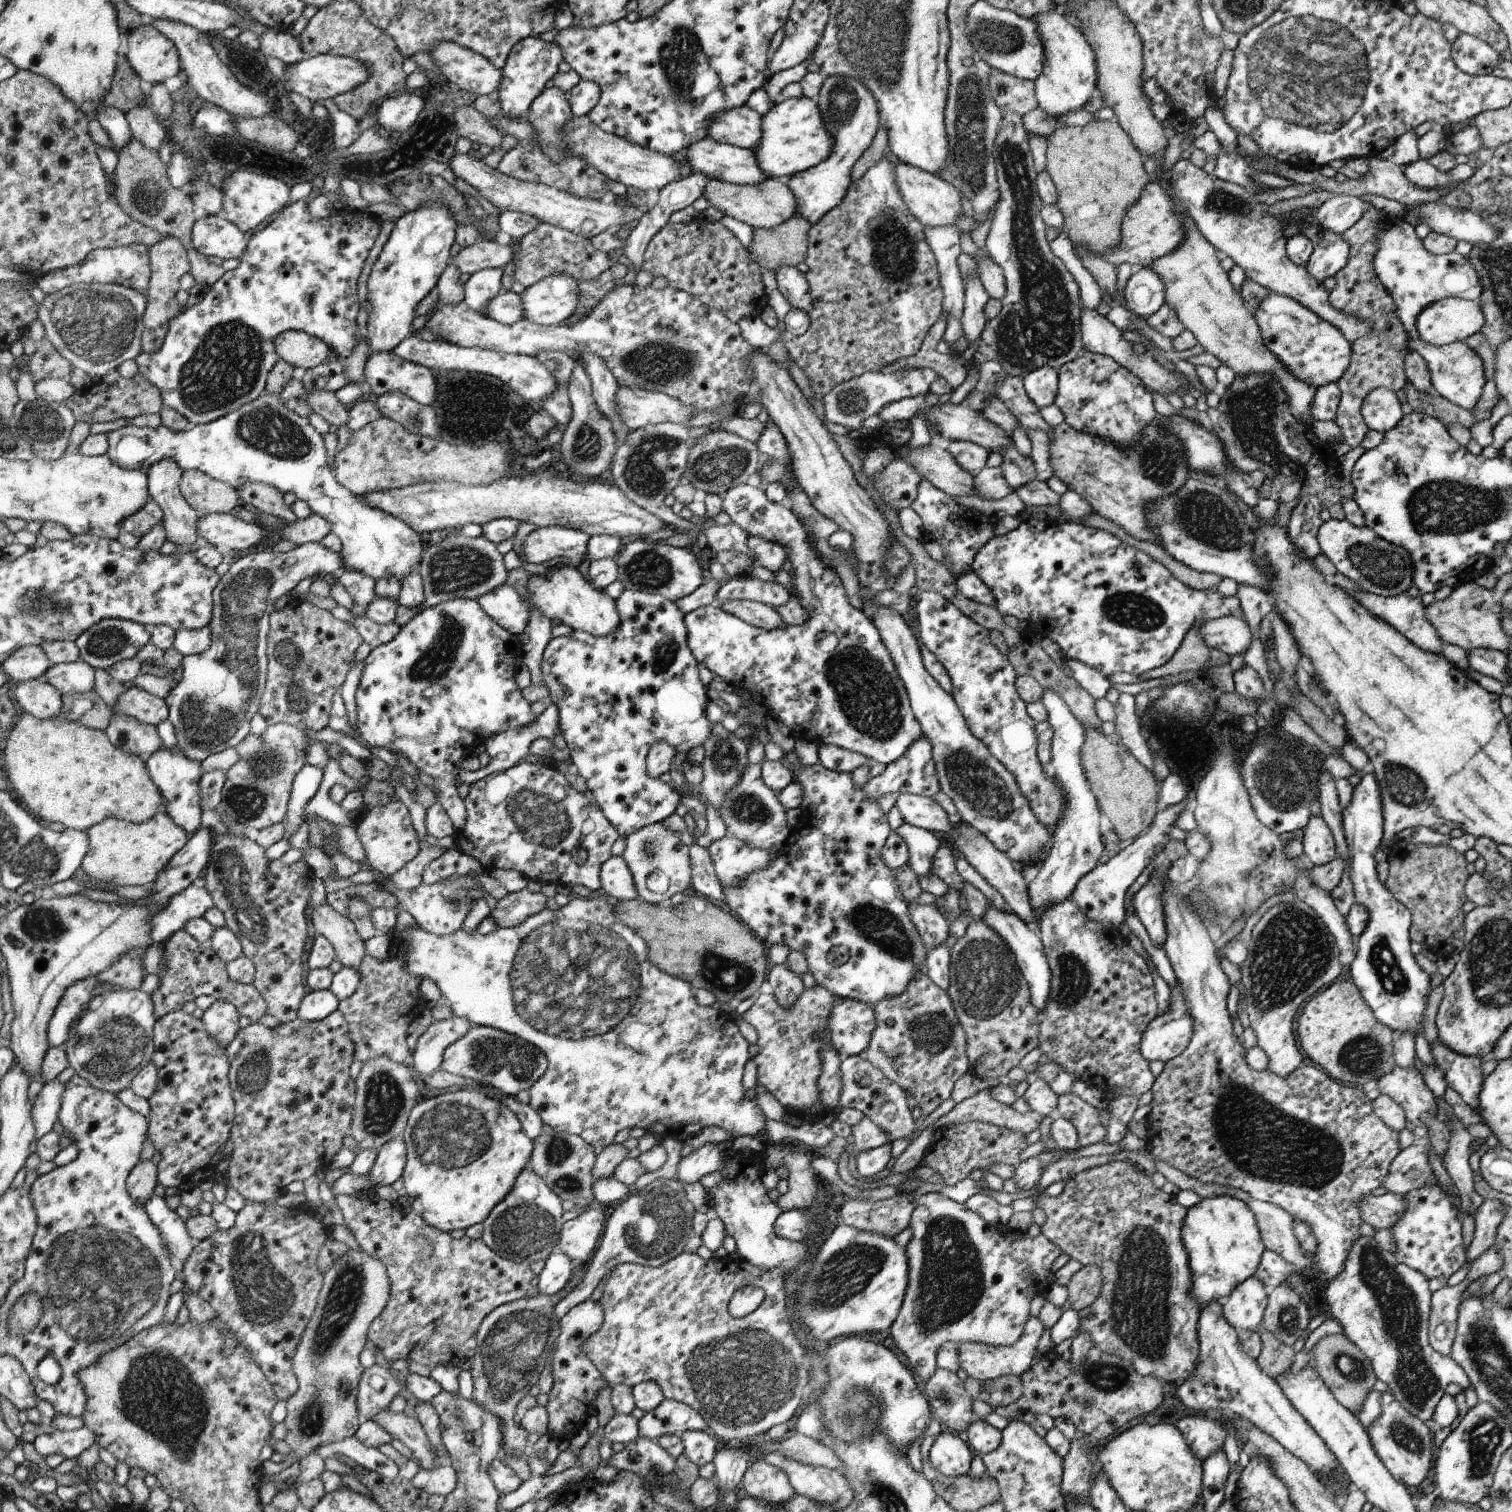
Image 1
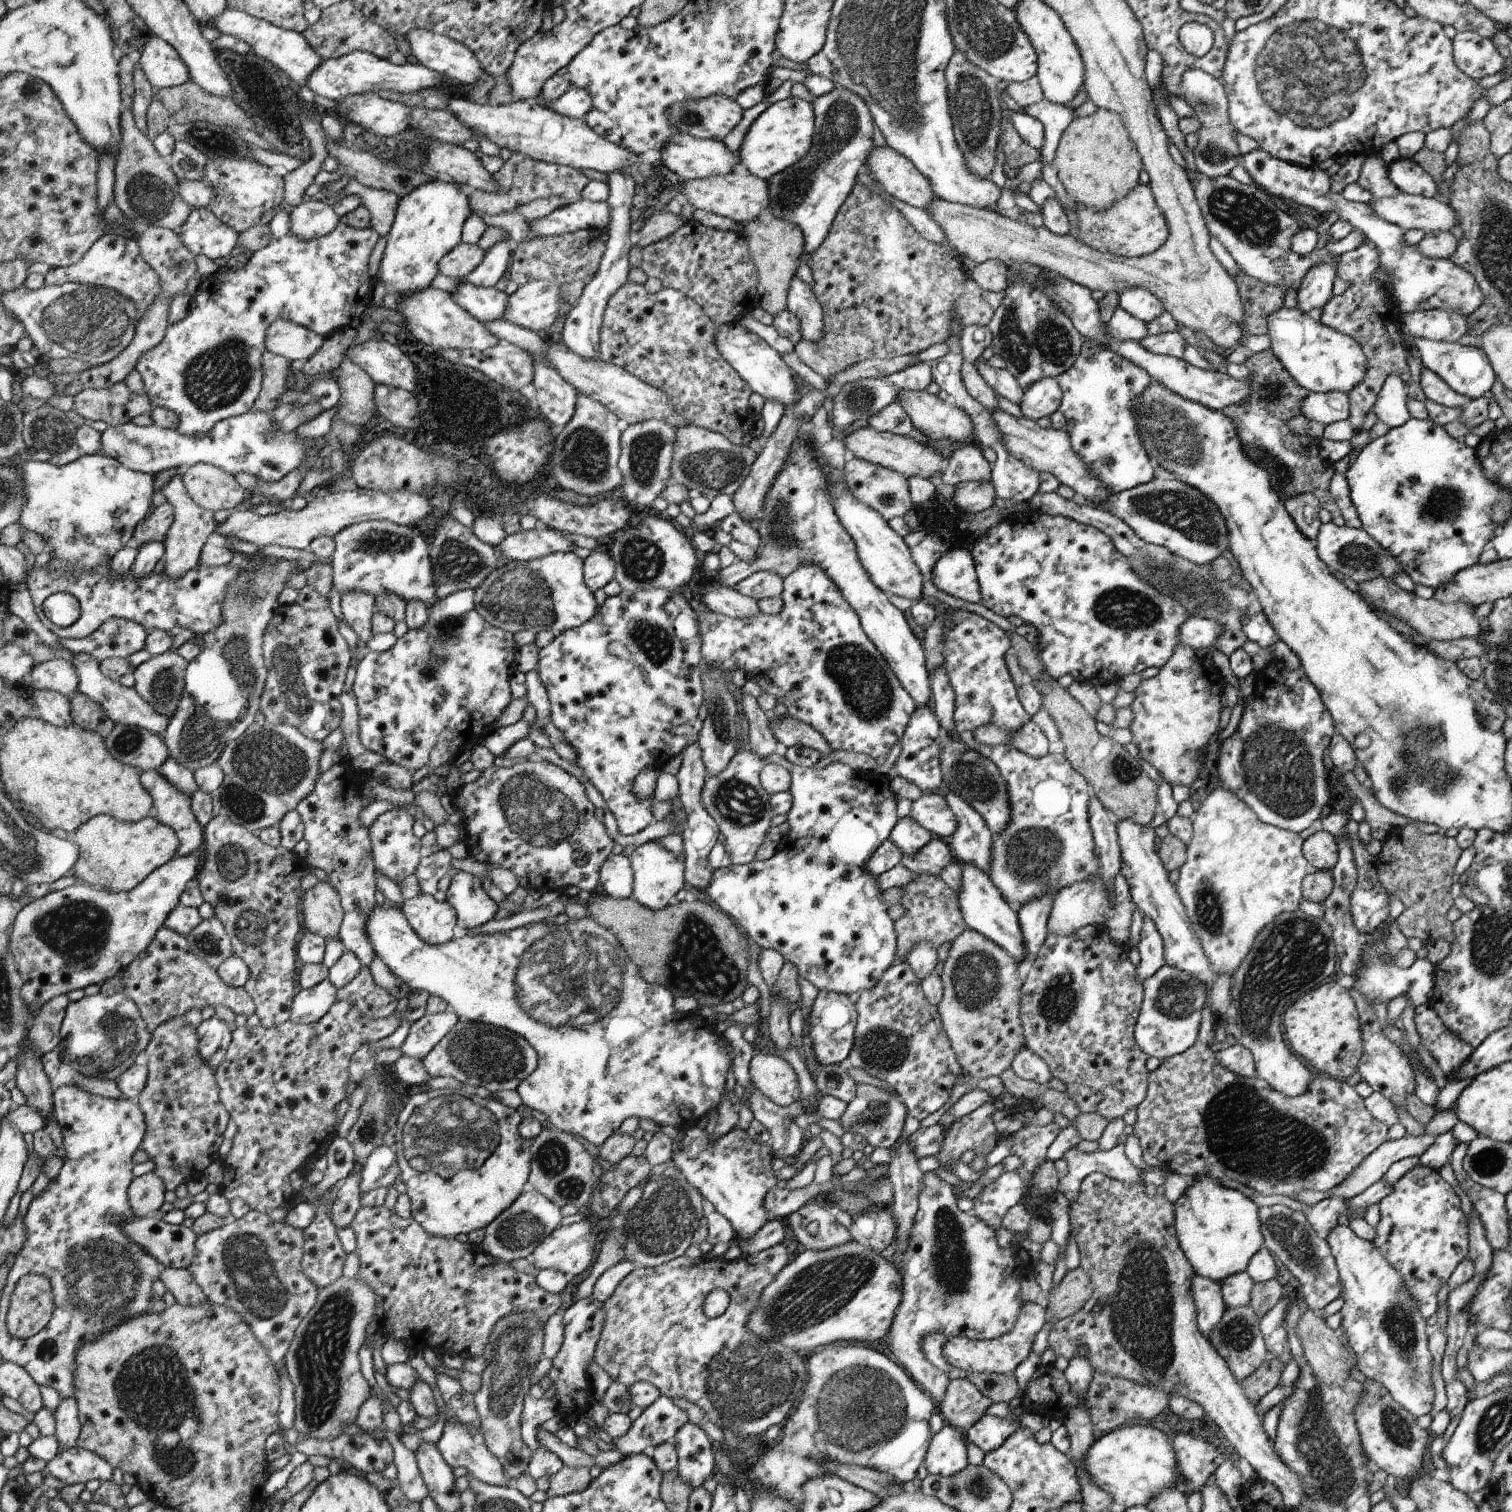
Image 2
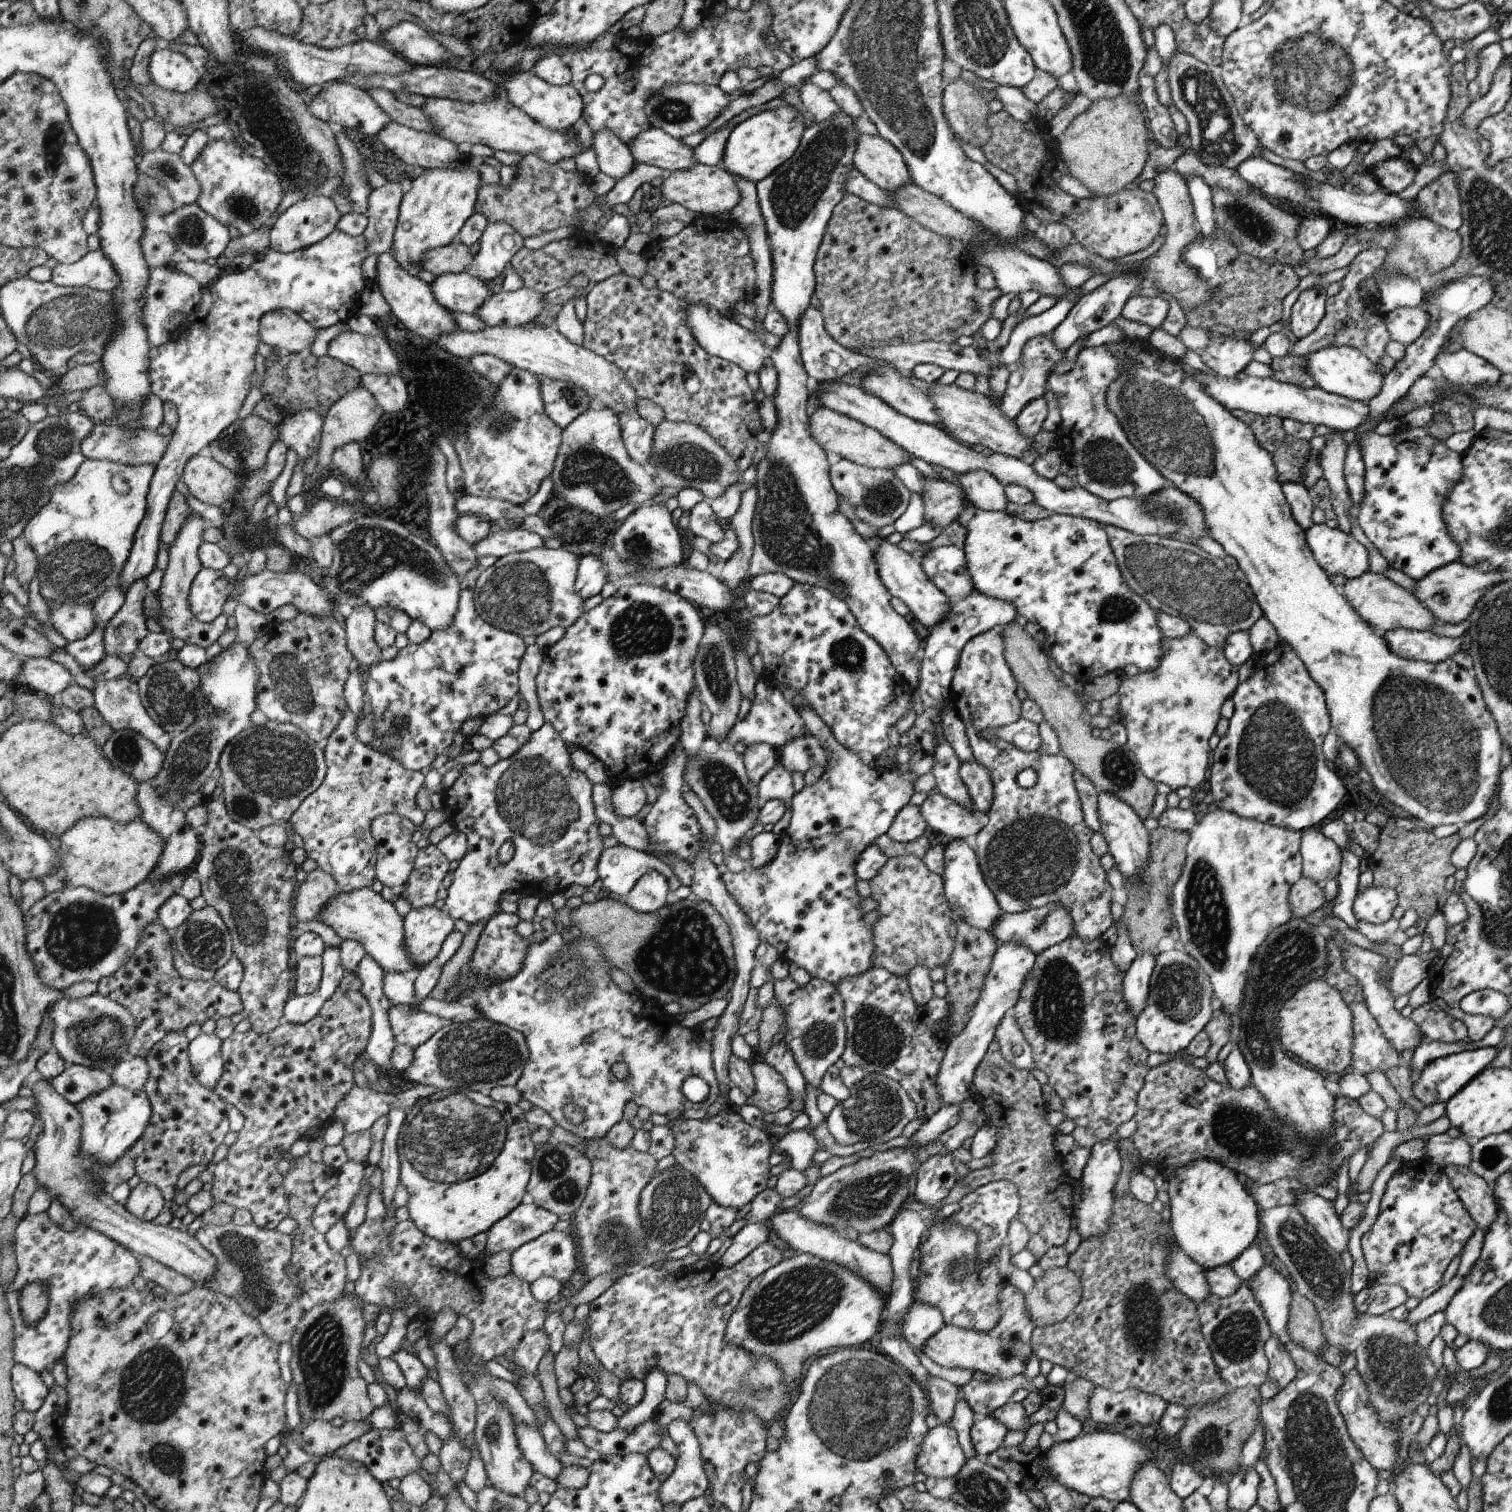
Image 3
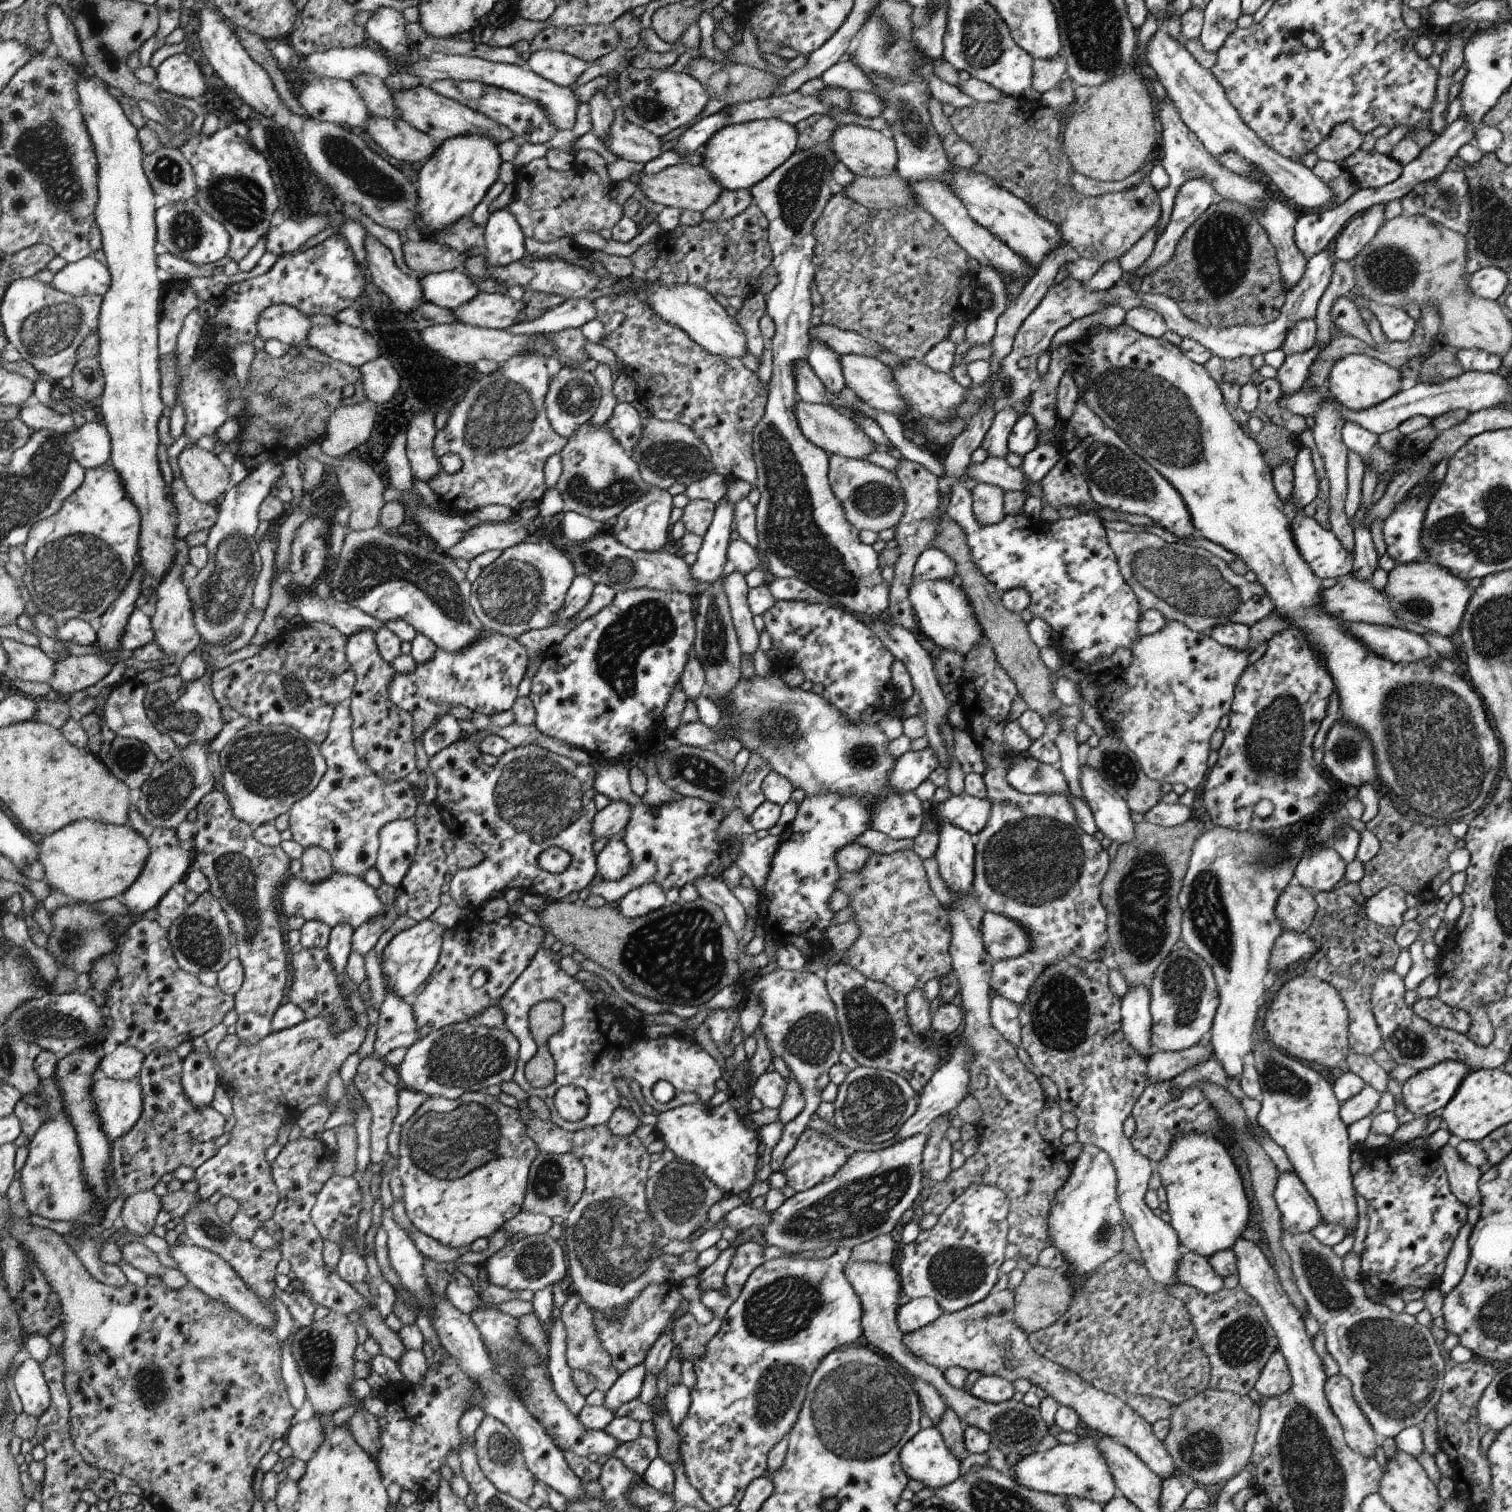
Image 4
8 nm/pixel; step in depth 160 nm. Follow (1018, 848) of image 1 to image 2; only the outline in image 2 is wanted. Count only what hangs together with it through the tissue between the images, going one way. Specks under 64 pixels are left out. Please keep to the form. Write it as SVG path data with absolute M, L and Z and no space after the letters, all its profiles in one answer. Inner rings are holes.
M800 442L792 447L788 462L770 486L760 516L755 521L760 534L760 548L755 549L756 558L739 561L719 570L717 582L720 586L734 587L759 571L771 571L780 576L794 572L800 564L818 564L839 586L840 592L859 614L863 630L894 670L904 689L914 698L918 706L933 704L928 668L924 666L924 648L912 634L904 614L891 604L890 596L872 584L868 572L860 564L855 540L847 532L832 508L832 497L828 496L828 482L822 466L812 458L812 446ZM947 734L946 738L946 744L940 748L940 768L944 789L952 790L954 794L967 800L968 804L982 816L988 830L993 835L1000 834L1010 822L1010 796L1004 778L992 760L968 748L959 737Z

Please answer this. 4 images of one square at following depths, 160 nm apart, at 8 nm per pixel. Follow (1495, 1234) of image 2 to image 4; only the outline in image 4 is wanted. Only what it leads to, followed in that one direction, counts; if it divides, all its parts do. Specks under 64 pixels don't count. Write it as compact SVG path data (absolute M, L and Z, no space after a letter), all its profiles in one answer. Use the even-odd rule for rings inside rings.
M1454 1141L1442 1147L1437 1155L1446 1170L1448 1183L1454 1196L1468 1209L1481 1210L1482 1196L1478 1189L1478 1182L1482 1176L1480 1169L1466 1164L1460 1158Z

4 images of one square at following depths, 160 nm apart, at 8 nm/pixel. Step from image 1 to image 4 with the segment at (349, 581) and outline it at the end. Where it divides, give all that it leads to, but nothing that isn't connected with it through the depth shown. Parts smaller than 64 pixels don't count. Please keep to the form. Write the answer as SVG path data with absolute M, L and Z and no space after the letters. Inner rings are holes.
M362 630L347 637L347 660L351 662L355 672L355 687L351 702L352 721L354 722L354 746L360 760L368 762L368 766L382 780L401 780L416 768L414 717L412 713L402 710L390 702L388 686L394 678L394 670L390 663L379 655L375 644L375 633Z

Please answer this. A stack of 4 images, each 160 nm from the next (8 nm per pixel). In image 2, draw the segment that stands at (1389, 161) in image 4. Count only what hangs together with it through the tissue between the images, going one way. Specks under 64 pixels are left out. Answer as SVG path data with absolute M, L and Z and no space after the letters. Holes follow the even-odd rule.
M1400 158L1388 164L1388 178L1401 193L1424 197L1438 194L1438 186L1432 176L1412 159Z

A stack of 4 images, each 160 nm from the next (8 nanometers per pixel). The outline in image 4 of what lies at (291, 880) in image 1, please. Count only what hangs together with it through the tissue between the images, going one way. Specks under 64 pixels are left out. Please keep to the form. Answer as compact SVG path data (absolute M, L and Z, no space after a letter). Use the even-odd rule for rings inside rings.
M213 791L204 796L197 808L192 851L194 862L198 862L200 871L208 878L208 892L220 902L227 915L235 938L236 957L246 974L243 987L235 995L238 1016L235 1026L240 1040L250 1045L273 1033L272 1020L288 980L286 944L272 902L278 898L278 888L290 872L290 860L282 848L260 844L252 836L250 826L232 814L230 804L222 792Z

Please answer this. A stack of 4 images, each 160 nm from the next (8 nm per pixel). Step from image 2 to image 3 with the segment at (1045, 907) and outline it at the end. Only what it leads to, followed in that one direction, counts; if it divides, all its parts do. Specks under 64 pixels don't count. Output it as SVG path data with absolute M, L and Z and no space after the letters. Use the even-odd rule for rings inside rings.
M1004 942L999 945L990 972L984 980L984 988L980 992L977 1005L974 1006L966 1028L952 1037L947 1052L942 1060L938 1076L936 1078L936 1088L940 1094L943 1106L950 1104L961 1105L968 1098L974 1095L973 1081L976 1068L984 1059L990 1044L995 1041L995 1031L1000 1020L1005 1014L1012 1011L1018 1001L1020 990L1024 987L1026 978L1030 970L1034 967L1036 954L1030 950L1030 946L1022 946L1018 942Z

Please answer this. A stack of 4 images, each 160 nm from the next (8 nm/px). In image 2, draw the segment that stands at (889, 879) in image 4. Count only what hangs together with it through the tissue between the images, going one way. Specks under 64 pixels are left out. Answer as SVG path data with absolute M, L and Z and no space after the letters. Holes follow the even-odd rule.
M920 874L916 880L908 882L902 887L904 896L899 901L906 912L899 920L896 920L896 936L898 936L898 950L896 950L896 963L906 963L908 954L918 942L932 942L934 948L939 948L946 942L953 942L965 929L966 920L960 912L960 900L958 894L941 880L939 876Z

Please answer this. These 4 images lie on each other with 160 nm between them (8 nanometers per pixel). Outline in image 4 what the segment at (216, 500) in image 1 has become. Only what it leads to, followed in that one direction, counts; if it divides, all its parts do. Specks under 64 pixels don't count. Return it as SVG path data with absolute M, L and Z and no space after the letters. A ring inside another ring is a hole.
M197 445L185 448L178 456L178 466L185 486L198 501L210 504L225 494L230 474L212 452Z

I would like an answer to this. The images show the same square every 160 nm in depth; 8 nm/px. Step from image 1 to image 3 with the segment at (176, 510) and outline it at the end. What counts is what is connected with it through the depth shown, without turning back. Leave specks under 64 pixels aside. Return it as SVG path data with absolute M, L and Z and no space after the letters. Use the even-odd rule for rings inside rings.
M194 512L186 518L186 522L182 524L176 540L168 548L170 560L168 561L166 570L164 570L162 586L157 591L158 597L160 598L160 610L162 610L162 614L160 614L157 623L161 626L164 634L170 640L180 638L180 640L184 641L185 645L197 645L204 649L207 649L214 642L217 642L220 636L226 632L228 620L228 617L222 614L213 623L204 624L204 622L196 620L196 617L192 614L190 604L188 604L191 583L203 568L203 564L199 558L199 550L204 542L203 533L209 525L209 522L206 522L200 514Z

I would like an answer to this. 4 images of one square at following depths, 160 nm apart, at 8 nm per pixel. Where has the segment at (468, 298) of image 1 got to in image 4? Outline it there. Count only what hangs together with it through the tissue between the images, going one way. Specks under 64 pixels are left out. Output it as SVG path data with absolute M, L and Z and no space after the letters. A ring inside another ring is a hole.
M502 209L492 212L484 226L486 263L490 266L508 266L523 258L527 253L524 240L521 227L510 212Z

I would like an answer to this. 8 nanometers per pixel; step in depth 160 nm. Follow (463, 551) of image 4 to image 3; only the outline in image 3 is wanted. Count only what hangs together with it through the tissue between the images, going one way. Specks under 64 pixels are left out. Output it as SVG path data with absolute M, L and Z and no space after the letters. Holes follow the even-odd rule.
M494 523L492 532L474 545L477 557L495 556L497 559L512 553L522 553L535 548L542 548L545 542L542 537L524 528L501 530Z

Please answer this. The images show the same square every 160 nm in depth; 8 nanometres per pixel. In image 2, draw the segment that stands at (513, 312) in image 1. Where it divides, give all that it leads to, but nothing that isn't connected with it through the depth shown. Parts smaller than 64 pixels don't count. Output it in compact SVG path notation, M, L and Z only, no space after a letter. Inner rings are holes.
M466 279L451 296L456 304L460 304L472 317L483 323L504 319L510 298L508 294L500 292L495 287L479 287Z

